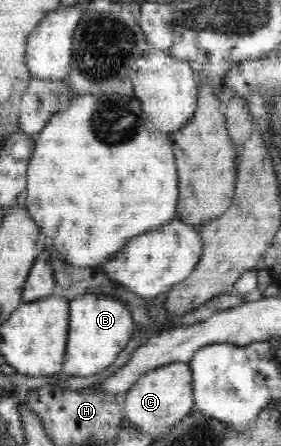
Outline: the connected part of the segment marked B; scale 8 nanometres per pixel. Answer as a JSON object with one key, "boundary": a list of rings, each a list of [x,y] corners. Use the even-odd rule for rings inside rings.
{"boundary":[[[83,294],[69,302],[69,329],[62,373],[92,376],[109,367],[127,347],[135,331],[130,309],[116,297]]]}

